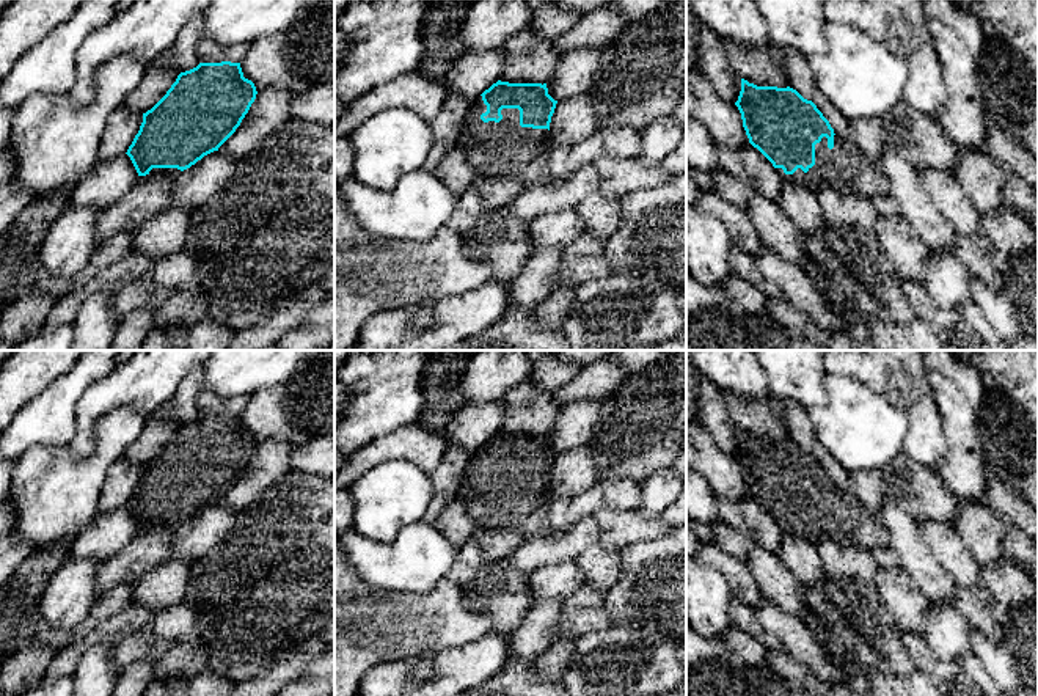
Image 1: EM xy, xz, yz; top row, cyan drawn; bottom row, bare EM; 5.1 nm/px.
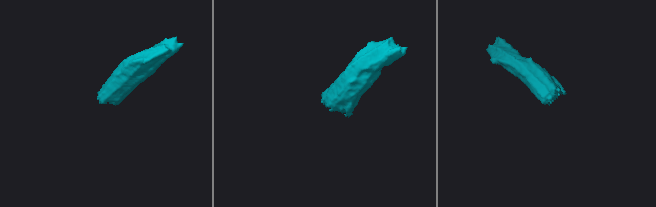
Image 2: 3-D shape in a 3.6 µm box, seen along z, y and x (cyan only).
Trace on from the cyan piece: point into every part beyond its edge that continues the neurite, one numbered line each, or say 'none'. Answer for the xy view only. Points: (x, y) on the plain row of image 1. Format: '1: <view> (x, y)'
1: xy (170, 523)

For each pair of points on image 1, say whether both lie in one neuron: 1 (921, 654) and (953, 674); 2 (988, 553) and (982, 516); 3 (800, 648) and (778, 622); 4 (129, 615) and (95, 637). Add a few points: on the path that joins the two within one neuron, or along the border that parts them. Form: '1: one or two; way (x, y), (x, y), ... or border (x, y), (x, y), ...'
1: one; way (928, 662), (946, 674)
2: one; way (985, 544), (982, 525)
3: one; way (796, 641), (784, 629)
4: one; way (121, 622), (115, 629), (102, 632)

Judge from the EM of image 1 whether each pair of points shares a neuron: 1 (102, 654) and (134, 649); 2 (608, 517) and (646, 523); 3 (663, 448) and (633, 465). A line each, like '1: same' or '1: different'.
1: different
2: same
3: same

